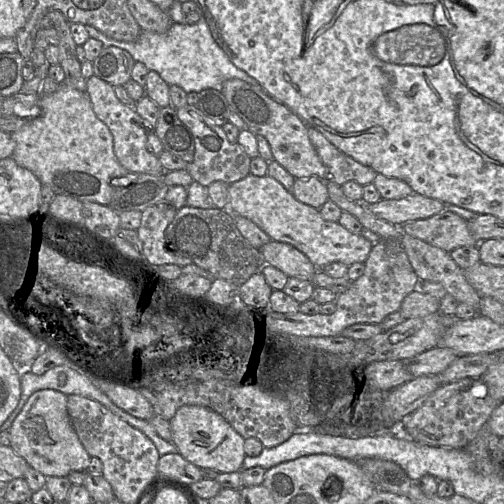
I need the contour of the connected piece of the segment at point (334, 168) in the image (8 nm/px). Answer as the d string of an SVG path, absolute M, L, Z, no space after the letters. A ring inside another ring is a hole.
M308 127L308 136L326 168L326 180L342 186L355 181L361 186L372 183L376 172L338 150L326 137L313 127Z

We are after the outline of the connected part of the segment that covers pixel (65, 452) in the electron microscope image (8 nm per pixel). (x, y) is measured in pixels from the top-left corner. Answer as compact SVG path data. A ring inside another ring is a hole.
M53 389L32 393L8 431L14 452L44 476L63 477L71 471L87 471L91 456L72 425L64 393Z

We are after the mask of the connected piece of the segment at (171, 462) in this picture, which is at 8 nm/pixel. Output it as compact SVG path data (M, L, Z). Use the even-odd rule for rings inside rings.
M179 452L161 455L157 465L158 477L191 485L203 479L201 468L187 461Z

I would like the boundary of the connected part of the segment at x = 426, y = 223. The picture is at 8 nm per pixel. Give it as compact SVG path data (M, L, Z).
M444 210L427 219L415 220L401 226L402 232L418 238L448 253L462 246L478 246L468 221Z

